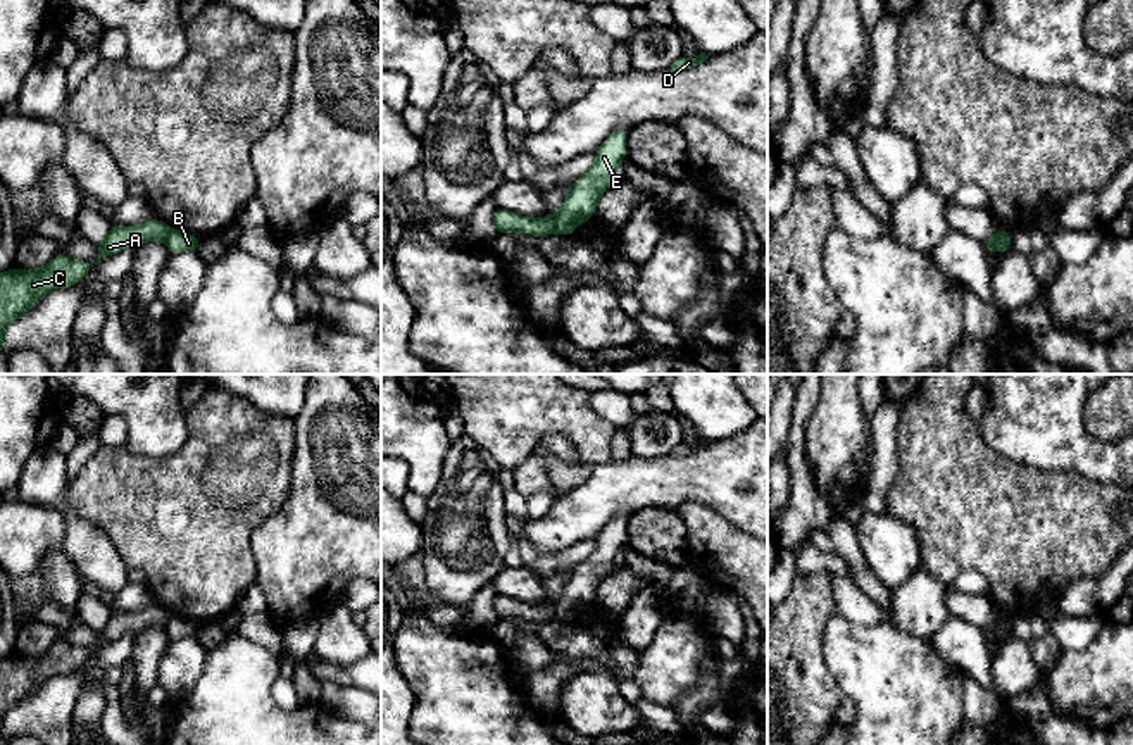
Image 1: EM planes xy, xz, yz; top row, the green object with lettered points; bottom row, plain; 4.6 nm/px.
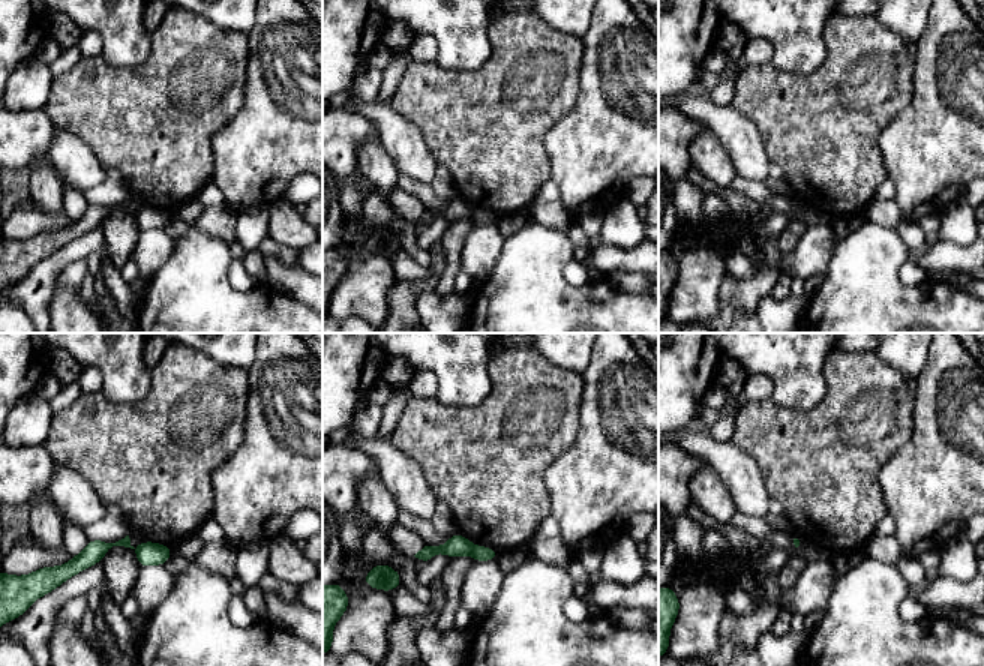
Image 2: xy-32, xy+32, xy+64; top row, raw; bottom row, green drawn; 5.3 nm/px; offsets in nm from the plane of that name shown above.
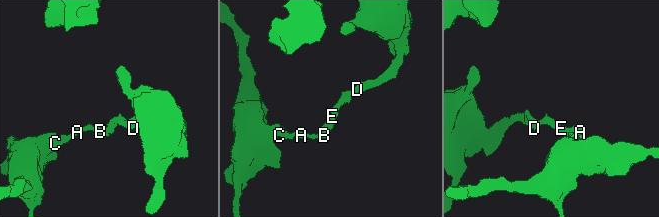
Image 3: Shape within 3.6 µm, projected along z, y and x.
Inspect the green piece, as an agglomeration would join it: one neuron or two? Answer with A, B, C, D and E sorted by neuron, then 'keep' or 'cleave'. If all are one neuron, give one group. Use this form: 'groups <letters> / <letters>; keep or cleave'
groups A C / B D E; cleave

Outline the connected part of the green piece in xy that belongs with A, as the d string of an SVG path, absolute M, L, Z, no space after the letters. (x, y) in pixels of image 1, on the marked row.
M153 217L138 226L112 226L109 233L98 241L98 257L100 264L103 257L114 255L126 247L140 247L150 240L166 240L171 229L166 222Z

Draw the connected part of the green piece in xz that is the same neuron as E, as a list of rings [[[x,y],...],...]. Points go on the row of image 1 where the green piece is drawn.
[[[626,128],[616,129],[593,153],[592,169],[573,183],[554,216],[555,233],[573,235],[583,221],[595,217],[600,197],[614,183],[616,167],[626,159],[626,138]]]

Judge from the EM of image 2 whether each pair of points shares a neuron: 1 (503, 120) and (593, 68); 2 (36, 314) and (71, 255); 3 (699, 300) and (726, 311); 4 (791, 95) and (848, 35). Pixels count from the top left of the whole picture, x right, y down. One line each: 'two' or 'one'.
1: two
2: one
3: two
4: one

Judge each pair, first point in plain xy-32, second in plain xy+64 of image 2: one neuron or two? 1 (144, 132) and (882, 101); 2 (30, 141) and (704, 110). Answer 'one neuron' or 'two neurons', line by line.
1: one neuron
2: two neurons

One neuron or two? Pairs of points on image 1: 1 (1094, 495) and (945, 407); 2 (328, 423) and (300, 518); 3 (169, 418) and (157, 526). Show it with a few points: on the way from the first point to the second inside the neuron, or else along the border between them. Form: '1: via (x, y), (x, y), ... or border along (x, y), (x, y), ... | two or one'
1: via (1052, 495), (1016, 495), (970, 449) | one
2: via (328, 447), (328, 490), (325, 494) | one
3: border along (188, 428), (169, 456), (135, 456), (126, 445) | two

